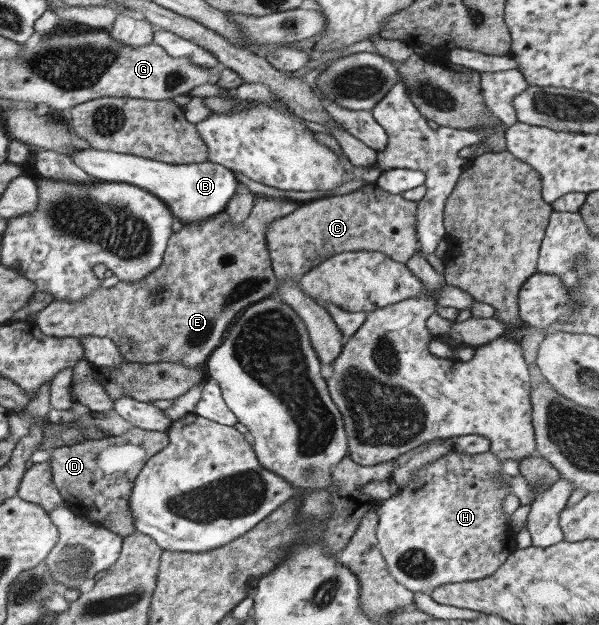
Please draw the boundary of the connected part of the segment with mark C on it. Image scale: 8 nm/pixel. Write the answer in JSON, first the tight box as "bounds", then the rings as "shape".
{"bounds":[264,183,419,282],"shape":[[[372,183],[344,195],[321,197],[300,204],[293,212],[272,220],[264,228],[270,265],[277,282],[299,279],[326,258],[343,251],[377,251],[404,264],[419,248],[416,239],[416,208],[417,201],[405,200],[401,195],[384,191]]]}

